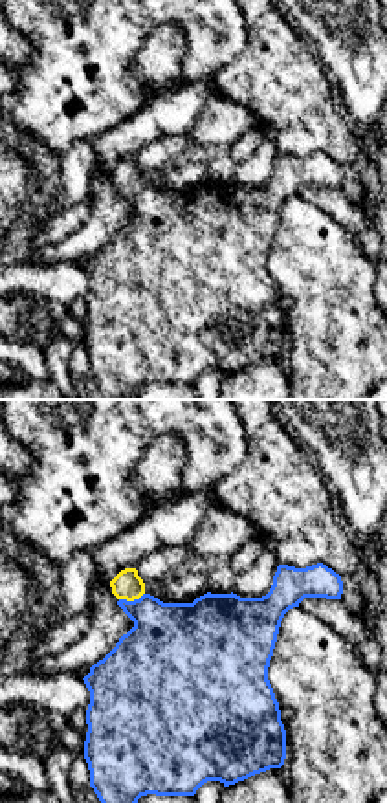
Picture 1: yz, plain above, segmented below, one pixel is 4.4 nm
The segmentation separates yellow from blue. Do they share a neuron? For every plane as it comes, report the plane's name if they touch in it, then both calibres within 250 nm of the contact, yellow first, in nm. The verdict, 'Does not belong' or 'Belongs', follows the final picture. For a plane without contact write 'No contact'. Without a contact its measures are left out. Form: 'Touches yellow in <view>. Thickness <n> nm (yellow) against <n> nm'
Touches yellow in yz. Thickness 130 nm (yellow) against 360 nm

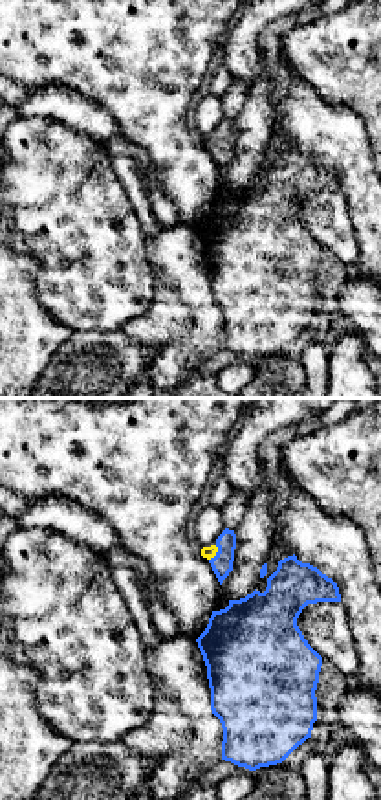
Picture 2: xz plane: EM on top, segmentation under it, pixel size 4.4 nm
Touches yellow in xz. Thickness 50 nm (yellow) against 100 nm

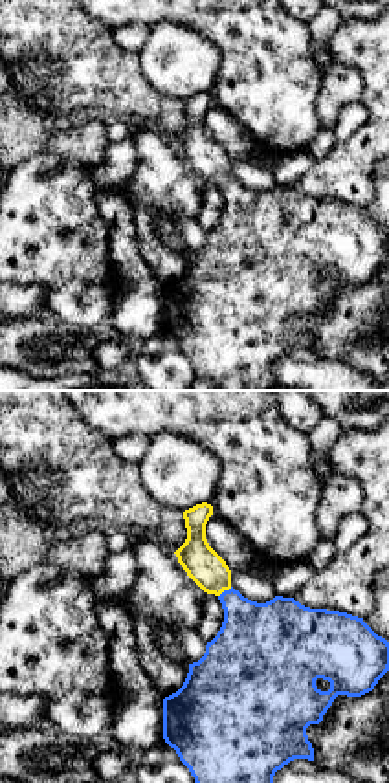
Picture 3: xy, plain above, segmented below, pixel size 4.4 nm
Touches yellow in xy. Thickness 160 nm (yellow) against 300 nm

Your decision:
Belongs

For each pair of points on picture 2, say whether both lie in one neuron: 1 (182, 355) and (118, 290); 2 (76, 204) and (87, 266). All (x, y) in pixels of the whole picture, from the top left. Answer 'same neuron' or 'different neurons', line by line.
1: different neurons
2: same neuron

